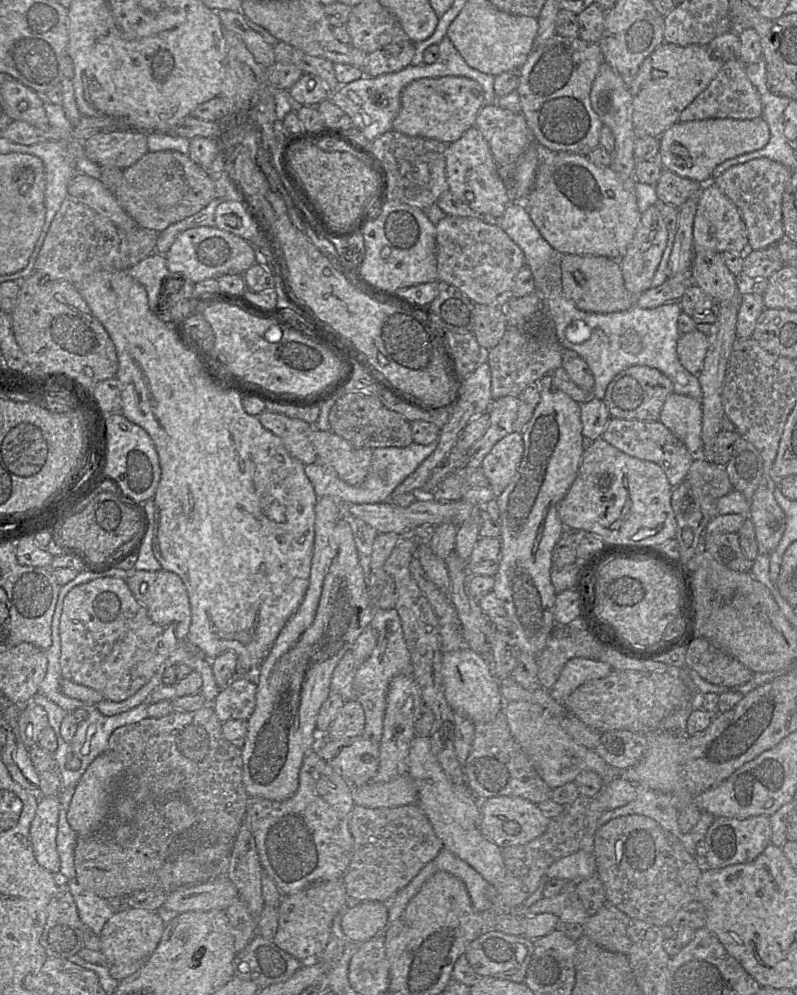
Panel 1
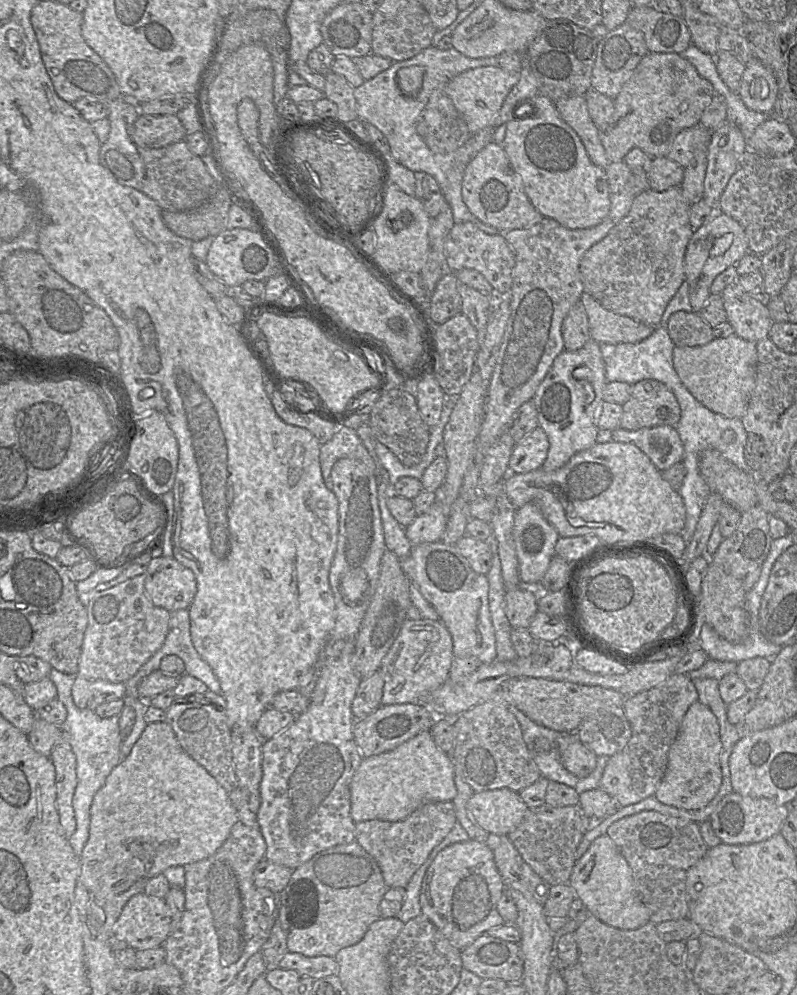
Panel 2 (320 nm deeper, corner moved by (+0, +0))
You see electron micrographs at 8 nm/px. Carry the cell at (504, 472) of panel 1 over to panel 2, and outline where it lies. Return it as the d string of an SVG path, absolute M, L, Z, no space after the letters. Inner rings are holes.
M537 427L515 443L509 460L510 473L528 473L542 467L547 458L549 440L545 431Z

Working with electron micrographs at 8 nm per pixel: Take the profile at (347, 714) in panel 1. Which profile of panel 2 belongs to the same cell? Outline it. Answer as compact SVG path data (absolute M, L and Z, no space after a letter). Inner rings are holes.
M379 670L362 679L351 705L356 720L367 717L382 706L383 686L384 681Z

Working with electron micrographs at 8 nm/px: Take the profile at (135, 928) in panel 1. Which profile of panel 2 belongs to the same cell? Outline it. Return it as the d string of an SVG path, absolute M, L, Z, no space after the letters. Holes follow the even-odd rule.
M144 892L134 895L124 906L114 934L134 950L162 946L171 933L171 912L165 899Z

